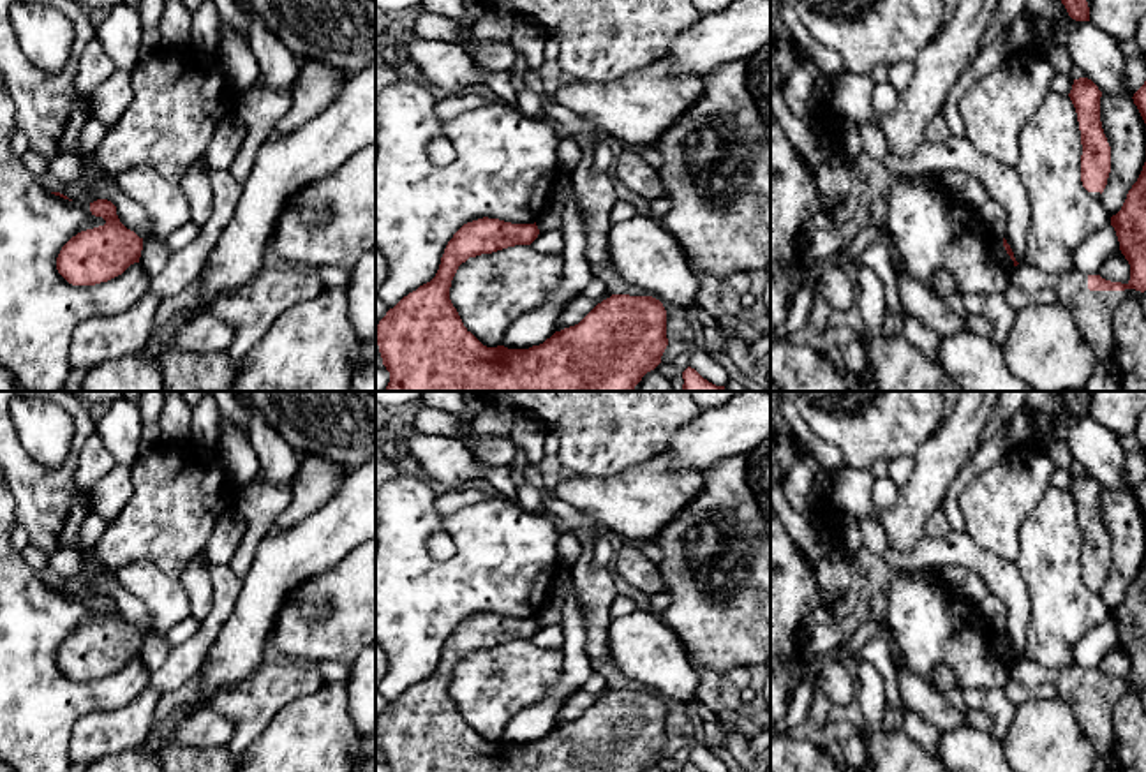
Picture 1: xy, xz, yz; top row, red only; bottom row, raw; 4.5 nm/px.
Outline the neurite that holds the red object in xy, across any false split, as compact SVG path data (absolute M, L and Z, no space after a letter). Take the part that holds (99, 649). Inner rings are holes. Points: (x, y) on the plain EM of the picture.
M97 594L90 606L106 619L72 631L56 652L58 668L72 680L111 675L139 657L143 645L143 633L120 617L111 596Z

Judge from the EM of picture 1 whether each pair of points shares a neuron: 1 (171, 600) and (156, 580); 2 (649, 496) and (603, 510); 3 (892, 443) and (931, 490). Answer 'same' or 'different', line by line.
1: same
2: same
3: different

